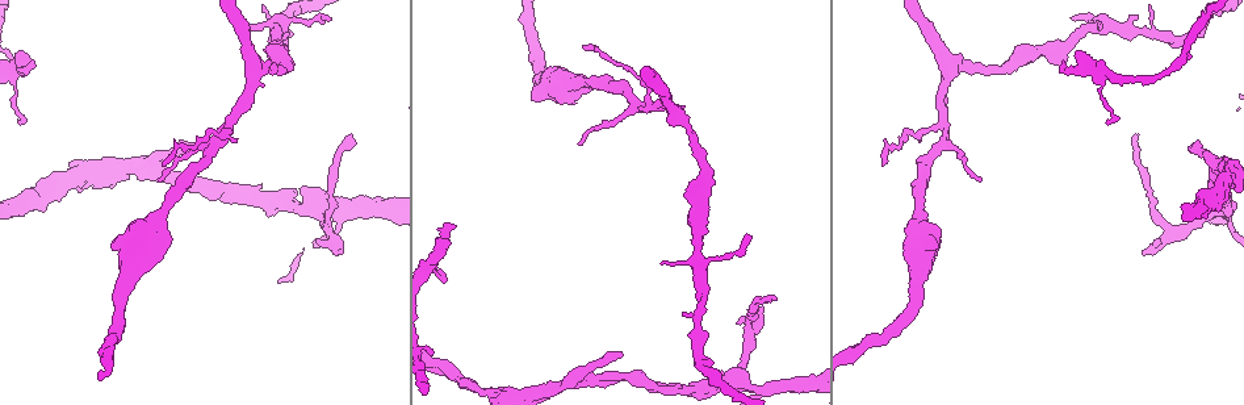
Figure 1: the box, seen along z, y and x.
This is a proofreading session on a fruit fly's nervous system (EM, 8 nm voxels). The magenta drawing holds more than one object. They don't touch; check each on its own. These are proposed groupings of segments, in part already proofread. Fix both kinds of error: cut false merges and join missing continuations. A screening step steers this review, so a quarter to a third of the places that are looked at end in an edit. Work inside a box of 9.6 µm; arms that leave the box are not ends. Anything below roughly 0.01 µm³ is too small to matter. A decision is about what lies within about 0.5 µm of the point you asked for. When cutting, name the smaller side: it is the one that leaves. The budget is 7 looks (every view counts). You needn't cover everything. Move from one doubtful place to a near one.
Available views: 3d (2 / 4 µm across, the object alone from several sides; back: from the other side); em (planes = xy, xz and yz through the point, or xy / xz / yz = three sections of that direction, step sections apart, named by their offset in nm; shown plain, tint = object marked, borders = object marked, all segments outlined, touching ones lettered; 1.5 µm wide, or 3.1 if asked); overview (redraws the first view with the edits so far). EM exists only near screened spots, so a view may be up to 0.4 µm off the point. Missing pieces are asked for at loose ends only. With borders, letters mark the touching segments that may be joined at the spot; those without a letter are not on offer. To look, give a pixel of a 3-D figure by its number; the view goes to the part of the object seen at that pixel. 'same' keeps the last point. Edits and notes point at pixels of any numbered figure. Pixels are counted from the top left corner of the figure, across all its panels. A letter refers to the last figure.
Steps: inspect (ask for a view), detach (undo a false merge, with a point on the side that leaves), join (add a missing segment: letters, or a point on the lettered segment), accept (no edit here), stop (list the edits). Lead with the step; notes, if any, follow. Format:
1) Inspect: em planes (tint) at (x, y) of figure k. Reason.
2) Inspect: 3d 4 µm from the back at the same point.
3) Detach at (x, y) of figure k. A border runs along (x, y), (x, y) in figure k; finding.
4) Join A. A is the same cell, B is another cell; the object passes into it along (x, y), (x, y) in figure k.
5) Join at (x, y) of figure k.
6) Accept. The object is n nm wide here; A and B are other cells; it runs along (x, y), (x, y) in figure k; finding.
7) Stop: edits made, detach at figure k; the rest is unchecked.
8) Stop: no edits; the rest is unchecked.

Inspect: 3d 2 µm at (1099, 22) of figure 1. An open end.

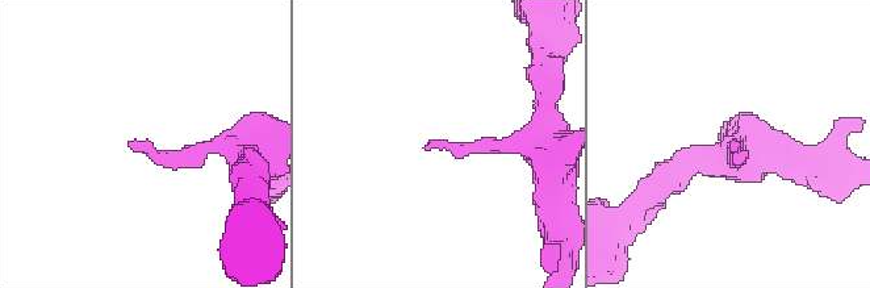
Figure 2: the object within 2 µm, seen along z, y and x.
Inspect: em xz step 8 (plain) at (738, 145) of figure 2.

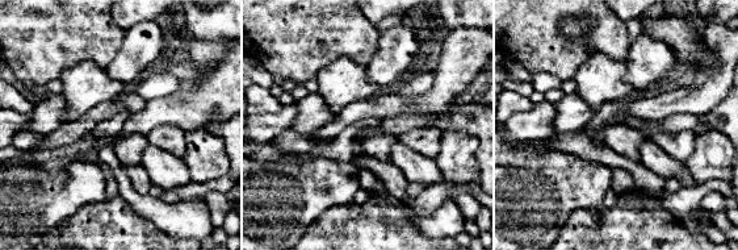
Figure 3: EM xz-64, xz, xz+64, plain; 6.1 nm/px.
Inspect: em xz step 8 (borders) at the same point.

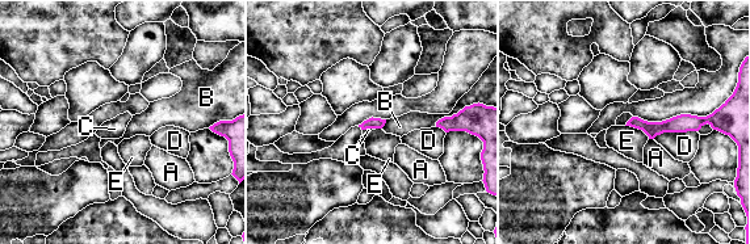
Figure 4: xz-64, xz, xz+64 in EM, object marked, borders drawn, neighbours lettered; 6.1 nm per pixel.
Accept. The longest contact is with D, 280 nm; A, B, C, D and E are other cells; none of them fits.

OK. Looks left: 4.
Inspect: em planes (borders) at (1142, 252) of figure 1. Free end.

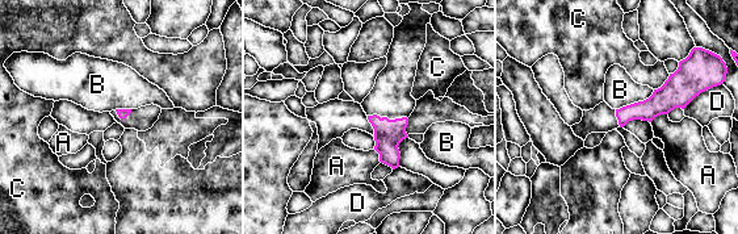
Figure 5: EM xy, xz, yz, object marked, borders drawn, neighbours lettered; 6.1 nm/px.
Accept. A, B, C and D are other cells; a border runs along (654, 90), (648, 97), (616, 109) in figure 5; none of them fits.

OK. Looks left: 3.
Inspect: em yz step 8 (borders) at (1192, 146) of figure 1. Branch stops here.

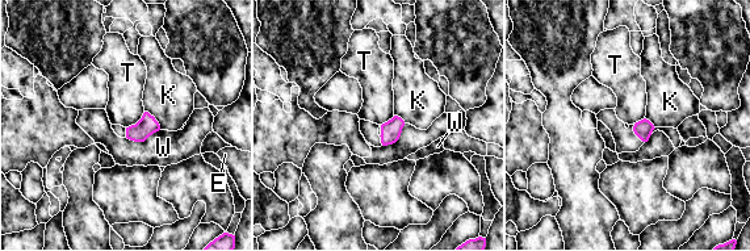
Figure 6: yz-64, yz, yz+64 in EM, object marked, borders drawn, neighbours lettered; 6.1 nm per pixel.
Accept. The object is 110 nm wide here; the longest contact is with W, 220 nm; E, K, T and W are other cells; none of them fits.

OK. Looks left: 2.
Stop: no edits; the rest is unchecked.

